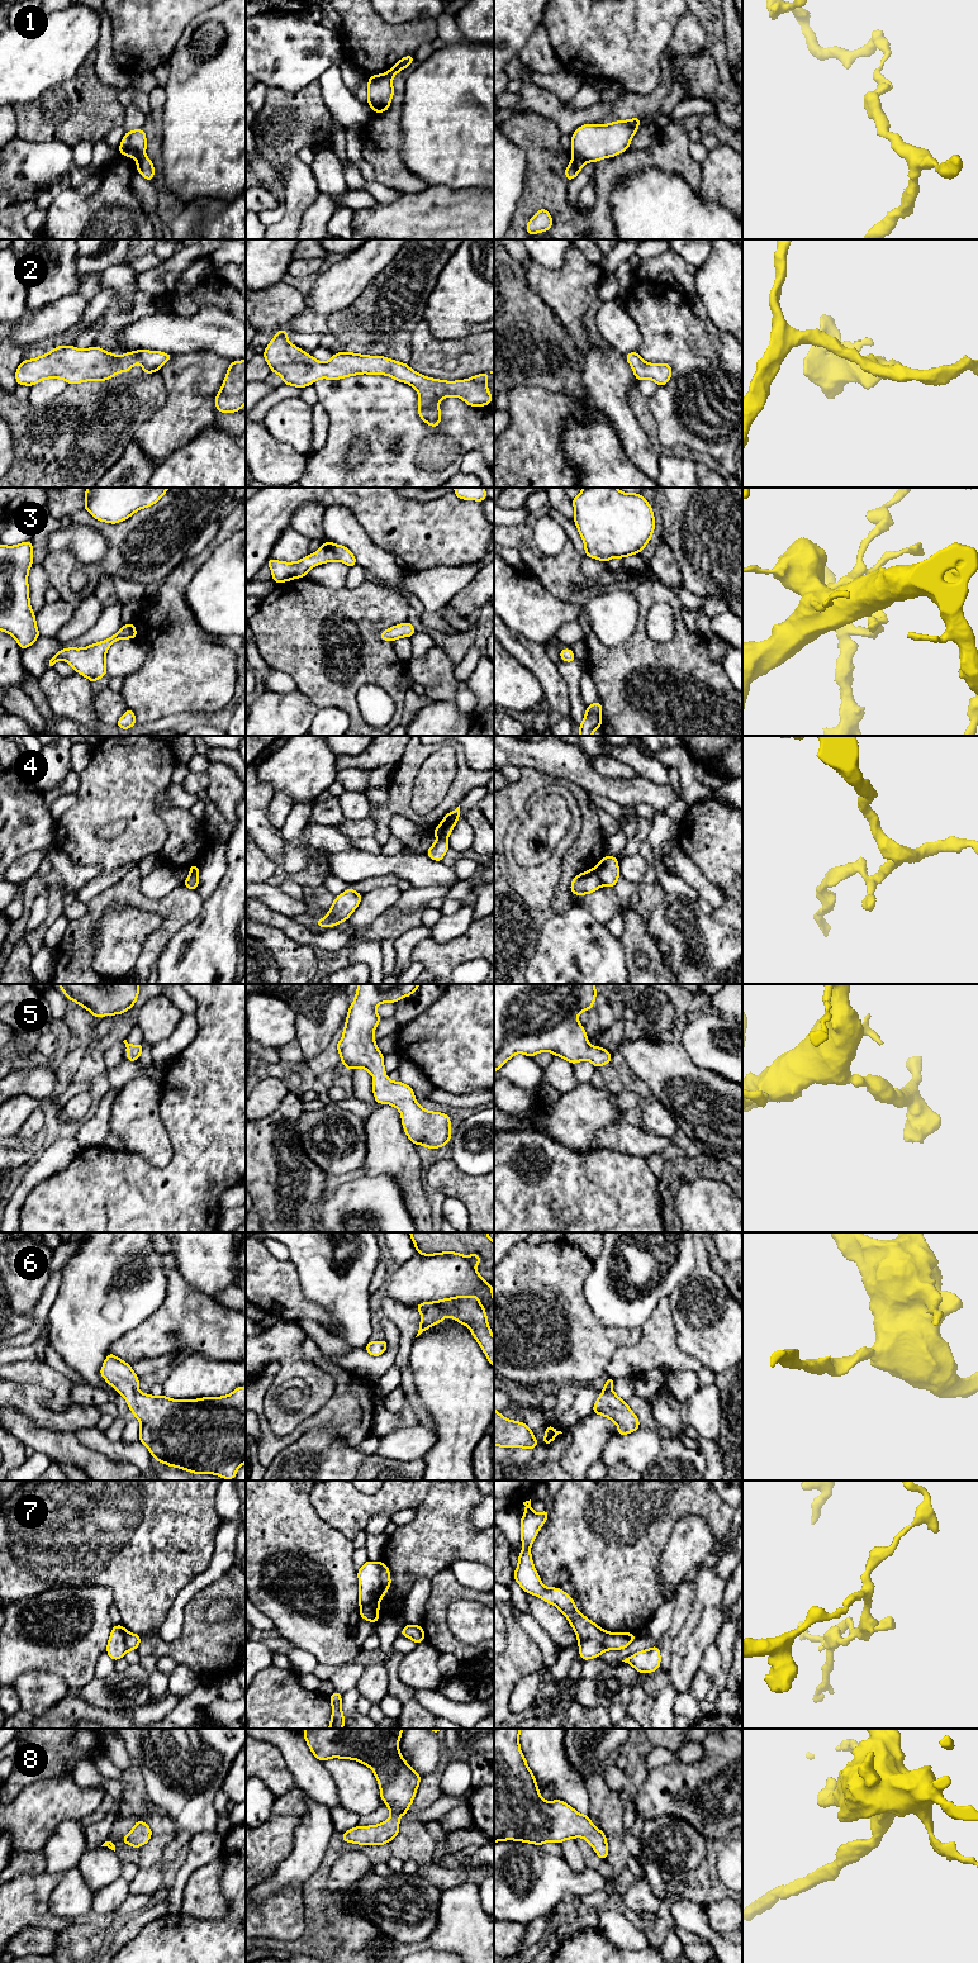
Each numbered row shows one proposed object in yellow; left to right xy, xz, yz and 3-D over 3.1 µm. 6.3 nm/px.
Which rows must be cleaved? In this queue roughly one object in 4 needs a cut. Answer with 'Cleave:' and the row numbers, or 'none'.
Cleave: 1, 4, 7

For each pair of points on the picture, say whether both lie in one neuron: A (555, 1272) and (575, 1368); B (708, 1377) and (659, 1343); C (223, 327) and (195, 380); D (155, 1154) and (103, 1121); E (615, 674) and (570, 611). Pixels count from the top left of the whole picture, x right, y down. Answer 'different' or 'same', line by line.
A: same
B: different
C: different
D: different
E: different

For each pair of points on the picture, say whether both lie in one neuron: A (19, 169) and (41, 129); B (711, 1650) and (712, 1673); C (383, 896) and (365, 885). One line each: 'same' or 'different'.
A: different
B: same
C: different

